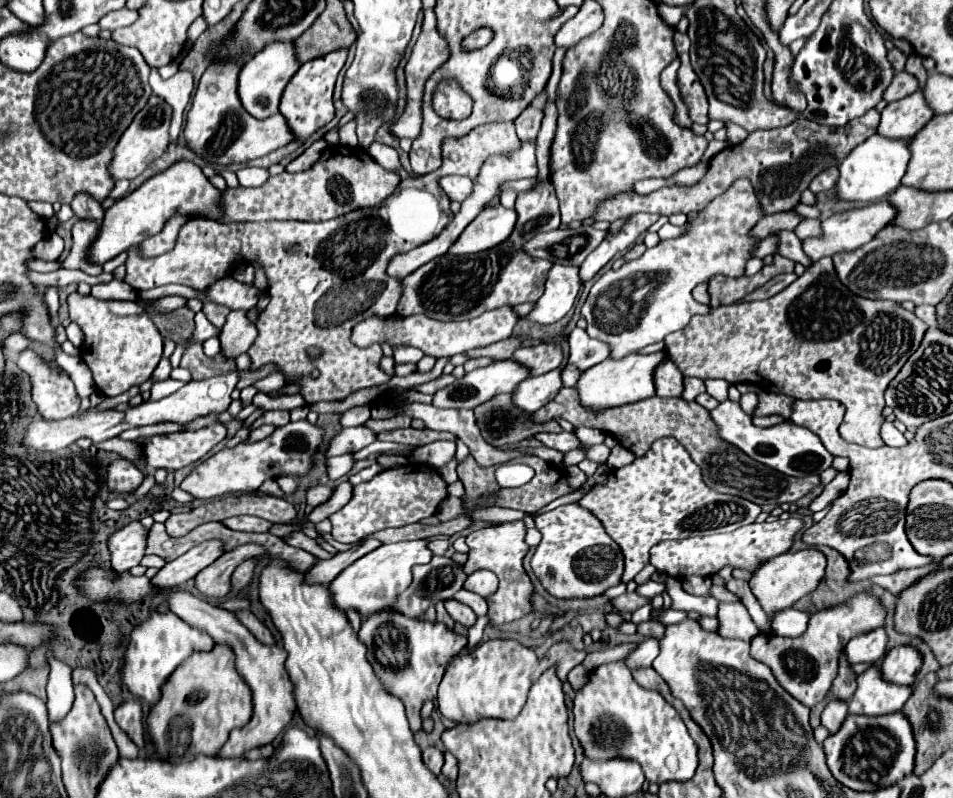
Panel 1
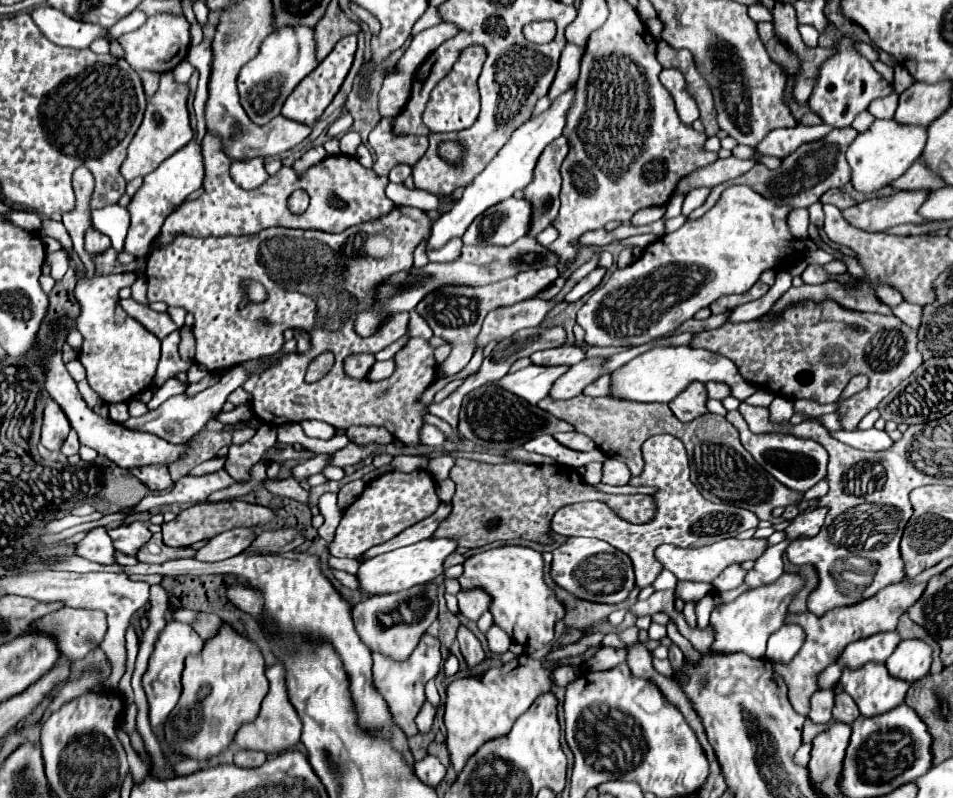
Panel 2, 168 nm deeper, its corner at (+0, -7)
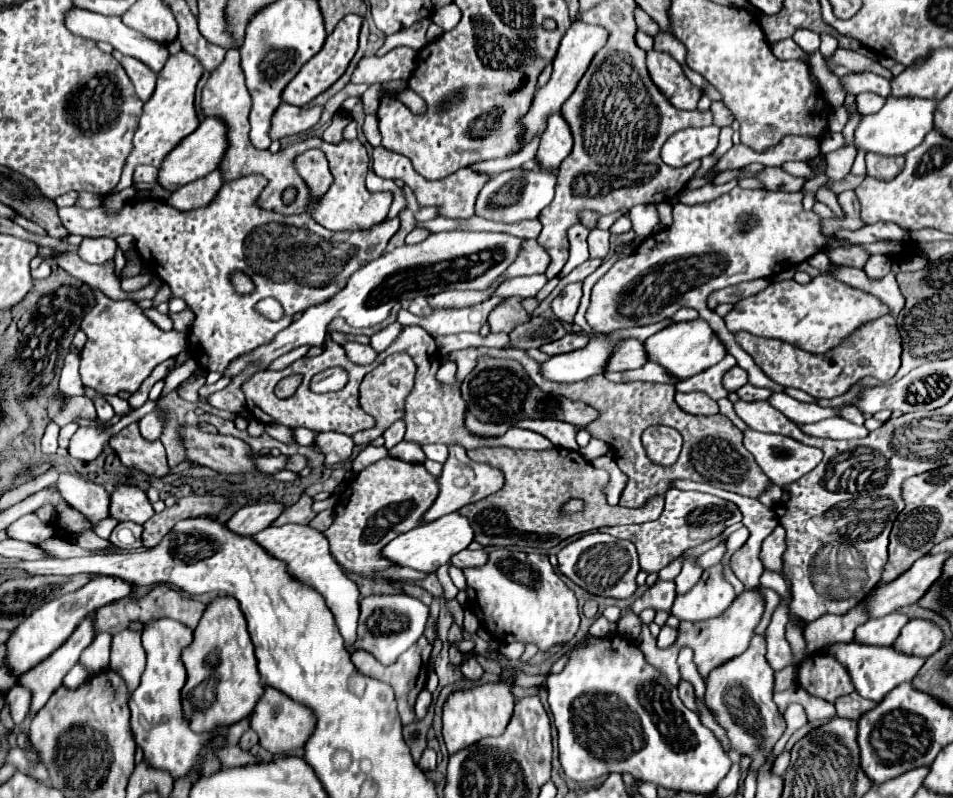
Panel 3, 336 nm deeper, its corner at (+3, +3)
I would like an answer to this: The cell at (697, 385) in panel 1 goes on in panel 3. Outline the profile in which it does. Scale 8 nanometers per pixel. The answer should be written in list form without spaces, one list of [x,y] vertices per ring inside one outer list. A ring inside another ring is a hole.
[[[733,367],[725,373],[723,377],[723,387],[729,391],[737,391],[739,387],[743,387],[747,383],[747,371],[741,367]]]

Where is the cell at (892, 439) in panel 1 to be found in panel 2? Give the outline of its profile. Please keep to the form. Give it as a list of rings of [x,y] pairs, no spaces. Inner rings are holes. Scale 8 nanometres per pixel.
[[[868,429],[868,431],[836,431],[832,433],[832,437],[836,437],[838,441],[844,441],[850,447],[862,449],[862,451],[886,451],[894,445],[892,437],[886,431],[878,431],[878,429]]]

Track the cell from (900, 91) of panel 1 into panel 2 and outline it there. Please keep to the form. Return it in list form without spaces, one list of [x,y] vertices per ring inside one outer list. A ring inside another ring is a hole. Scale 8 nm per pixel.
[[[890,93],[882,99],[876,99],[872,101],[872,105],[868,107],[868,111],[876,117],[876,119],[892,119],[892,113],[896,111],[896,105],[898,105],[898,93]]]

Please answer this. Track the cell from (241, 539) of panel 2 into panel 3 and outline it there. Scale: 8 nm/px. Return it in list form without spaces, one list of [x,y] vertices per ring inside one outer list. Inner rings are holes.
[[[279,501],[255,503],[239,509],[231,519],[227,519],[227,527],[239,535],[257,535],[265,527],[269,527],[281,513],[285,505]]]

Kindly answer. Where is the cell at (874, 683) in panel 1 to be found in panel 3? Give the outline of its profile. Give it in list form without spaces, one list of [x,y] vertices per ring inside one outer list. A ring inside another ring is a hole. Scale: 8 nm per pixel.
[[[835,643],[833,647],[827,647],[823,651],[833,653],[847,667],[847,671],[855,683],[855,689],[859,691],[861,697],[873,699],[877,703],[897,685],[911,681],[925,663],[923,657],[905,655],[905,653],[897,651],[895,647],[871,647],[871,645],[857,645],[857,643],[841,643],[839,645],[839,643]]]

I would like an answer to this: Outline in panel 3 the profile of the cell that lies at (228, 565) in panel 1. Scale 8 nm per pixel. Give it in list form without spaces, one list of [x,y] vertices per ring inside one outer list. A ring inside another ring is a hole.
[[[303,493],[301,499],[295,505],[287,507],[273,525],[285,525],[285,523],[301,523],[301,525],[307,525],[317,515],[311,505],[313,505],[313,497],[309,497],[309,495]]]

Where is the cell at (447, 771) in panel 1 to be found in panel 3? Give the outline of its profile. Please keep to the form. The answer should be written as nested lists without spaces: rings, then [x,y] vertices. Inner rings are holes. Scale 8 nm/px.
[[[503,679],[497,683],[479,685],[475,689],[455,691],[443,707],[443,739],[448,753],[457,753],[485,737],[501,735],[511,719],[513,703],[515,699],[511,695],[511,683]]]

